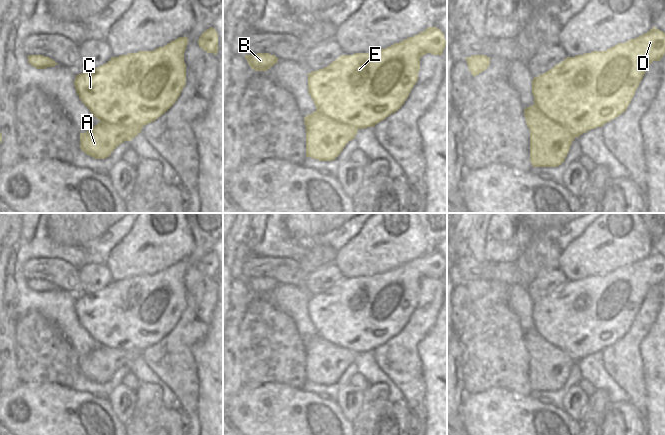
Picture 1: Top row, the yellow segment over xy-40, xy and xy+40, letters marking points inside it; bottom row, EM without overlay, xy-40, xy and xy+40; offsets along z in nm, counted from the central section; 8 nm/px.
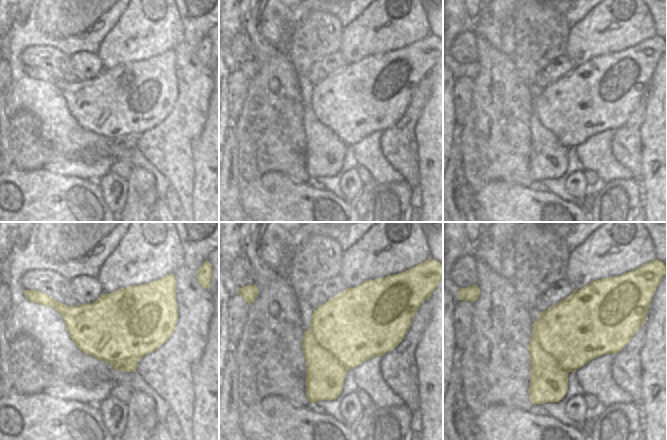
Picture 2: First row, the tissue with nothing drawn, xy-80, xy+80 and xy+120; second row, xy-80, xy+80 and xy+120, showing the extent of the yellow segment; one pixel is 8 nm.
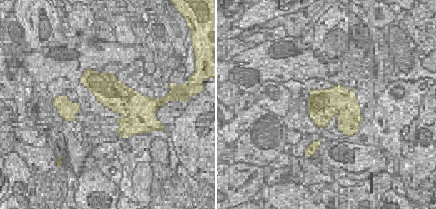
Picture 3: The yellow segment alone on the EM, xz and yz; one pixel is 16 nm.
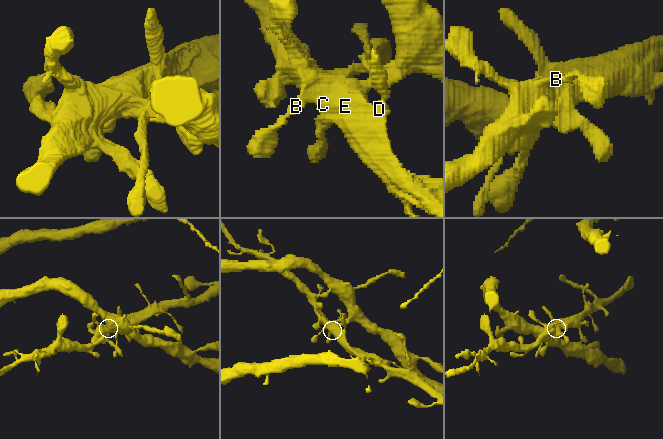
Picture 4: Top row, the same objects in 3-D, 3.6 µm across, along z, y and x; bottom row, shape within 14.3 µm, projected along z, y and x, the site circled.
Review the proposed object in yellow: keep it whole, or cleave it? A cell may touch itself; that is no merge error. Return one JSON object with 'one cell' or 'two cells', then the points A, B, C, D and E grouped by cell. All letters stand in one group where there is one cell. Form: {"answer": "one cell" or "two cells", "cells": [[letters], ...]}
{"answer": "two cells", "cells": [["A"], ["B", "C", "D", "E"]]}

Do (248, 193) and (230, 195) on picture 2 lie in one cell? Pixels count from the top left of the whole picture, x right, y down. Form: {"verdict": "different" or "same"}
{"verdict": "different"}

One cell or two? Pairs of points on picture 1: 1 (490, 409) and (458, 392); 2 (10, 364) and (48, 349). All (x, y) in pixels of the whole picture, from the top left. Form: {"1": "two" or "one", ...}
{"1": "two", "2": "two"}

